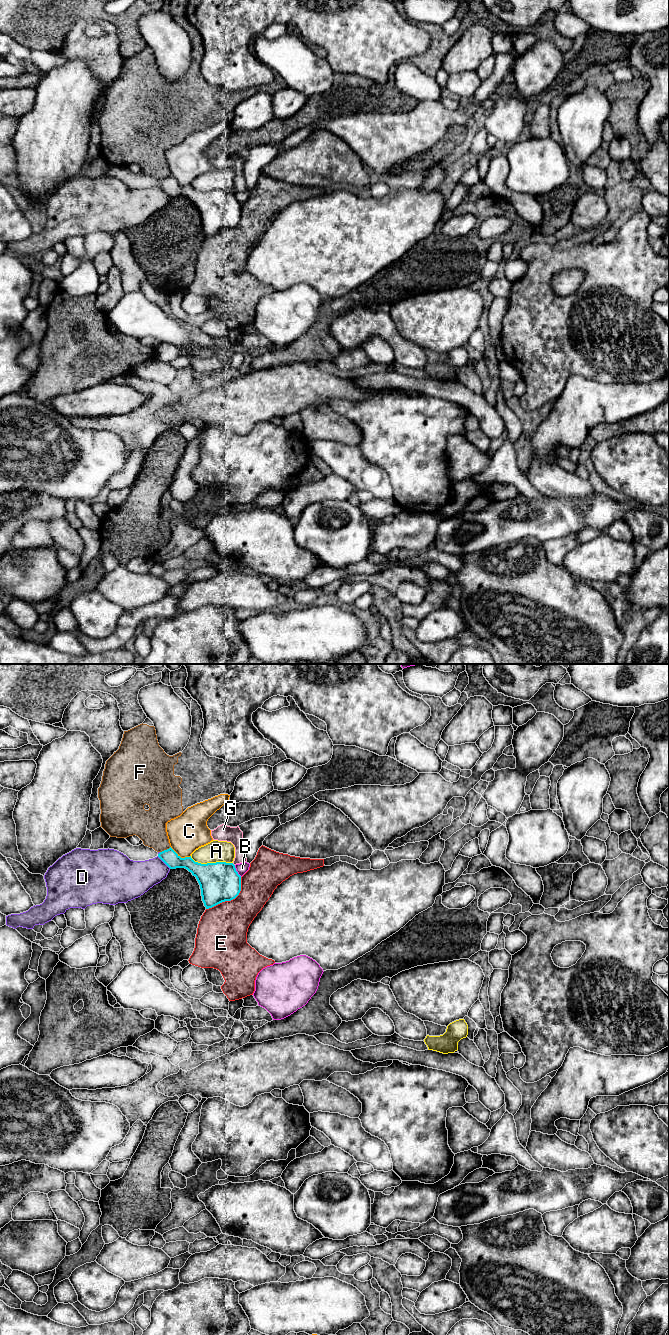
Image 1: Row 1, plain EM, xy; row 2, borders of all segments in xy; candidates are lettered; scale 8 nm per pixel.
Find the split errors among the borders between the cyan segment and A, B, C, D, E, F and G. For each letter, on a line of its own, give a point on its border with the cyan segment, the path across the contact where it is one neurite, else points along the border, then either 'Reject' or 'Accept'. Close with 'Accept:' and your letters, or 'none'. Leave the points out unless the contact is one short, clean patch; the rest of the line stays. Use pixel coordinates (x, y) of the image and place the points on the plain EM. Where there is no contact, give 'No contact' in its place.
A: Touches cyan at xy (211, 191). Reject
B: Touches cyan at xy (236, 199). Reject
C: Touches cyan at xy (179, 184). Reject
D: Touches cyan at xy (164, 190). Reject
E: Touches cyan at xy (230, 228). Reject
F: Touches cyan at xy (165, 178). Boundary: xy (170, 174), (160, 180). Reject
G: Touches cyan at xy (233, 192). Reject
Accept: none

